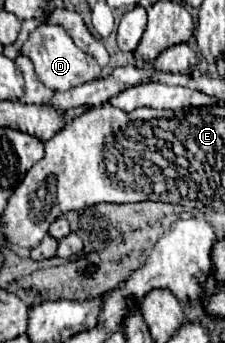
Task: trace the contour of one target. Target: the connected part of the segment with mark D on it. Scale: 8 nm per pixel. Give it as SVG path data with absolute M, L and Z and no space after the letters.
M41 24L37 26L27 42L23 44L21 48L21 54L29 56L35 64L35 72L39 76L39 80L57 90L57 92L65 92L65 90L71 90L75 86L81 86L85 82L91 82L95 78L99 78L99 64L93 56L85 54L83 50L79 50L73 40L69 38L69 34L61 28L61 26L51 26L51 24Z

